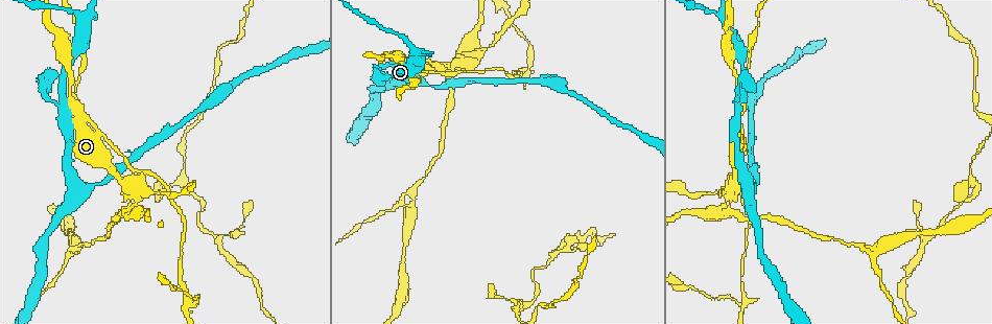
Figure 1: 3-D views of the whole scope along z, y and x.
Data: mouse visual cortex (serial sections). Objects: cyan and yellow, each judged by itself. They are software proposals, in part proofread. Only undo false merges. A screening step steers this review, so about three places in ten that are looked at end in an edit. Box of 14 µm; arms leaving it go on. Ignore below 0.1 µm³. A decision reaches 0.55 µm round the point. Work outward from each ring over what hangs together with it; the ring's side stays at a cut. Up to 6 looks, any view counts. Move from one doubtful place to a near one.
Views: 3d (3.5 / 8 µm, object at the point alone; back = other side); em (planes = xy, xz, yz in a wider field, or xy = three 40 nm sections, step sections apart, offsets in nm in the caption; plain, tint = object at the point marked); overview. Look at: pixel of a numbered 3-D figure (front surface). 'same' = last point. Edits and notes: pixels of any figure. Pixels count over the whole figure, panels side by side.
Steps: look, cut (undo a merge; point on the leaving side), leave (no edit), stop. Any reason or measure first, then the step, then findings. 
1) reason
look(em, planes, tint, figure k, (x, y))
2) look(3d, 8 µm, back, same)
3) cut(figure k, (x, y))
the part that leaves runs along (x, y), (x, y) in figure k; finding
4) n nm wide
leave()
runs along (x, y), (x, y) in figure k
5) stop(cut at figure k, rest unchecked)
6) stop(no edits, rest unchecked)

small branch off a trunk
look(3d, 3.5 µm, figure 1, (138, 192))

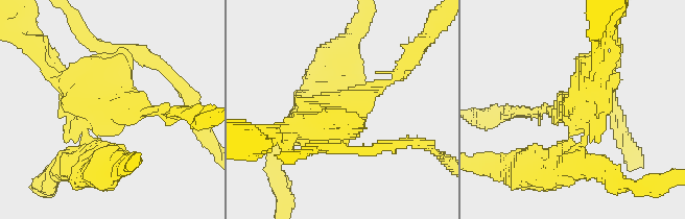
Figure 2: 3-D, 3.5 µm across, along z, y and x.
now the EM
look(em, xy, step 2, tint, figure 2, (113, 107))

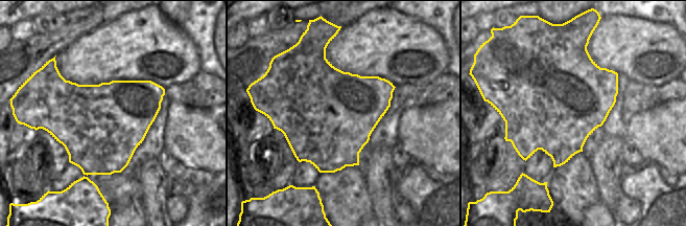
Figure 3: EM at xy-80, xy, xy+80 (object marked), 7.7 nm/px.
cut(figure 2, (330, 68))
two cells meet here

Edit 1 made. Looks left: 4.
look(overview)

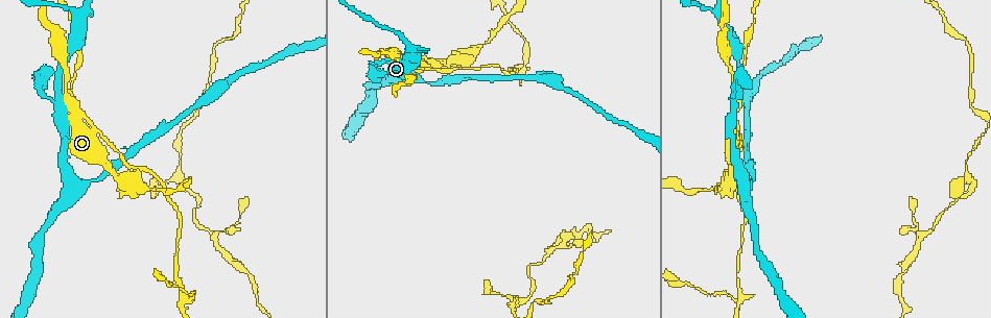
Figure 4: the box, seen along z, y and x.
three-way junction
look(3d, 3.5 µm, back, figure 4, (79, 15))

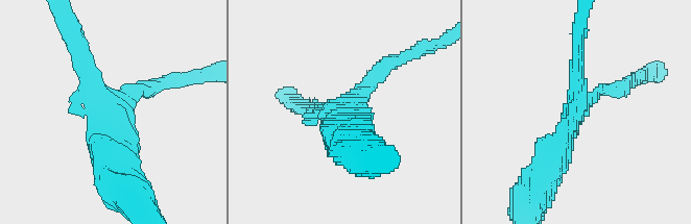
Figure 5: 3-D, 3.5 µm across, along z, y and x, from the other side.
now the EM
look(em, xy, step 2, tint, figure 5, (112, 116))

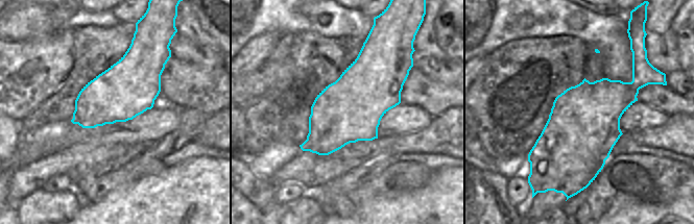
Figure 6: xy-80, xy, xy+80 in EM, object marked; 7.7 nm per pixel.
another direction
look(em, planes, tint, same)

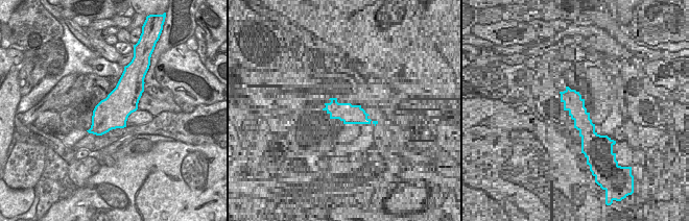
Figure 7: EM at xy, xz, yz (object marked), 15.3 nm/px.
leave()
runs along (548, 172), (582, 104), (623, 85) in figure 5; continuous, no second cell

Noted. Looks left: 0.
stop(cut at figure 2, rest unchecked)

